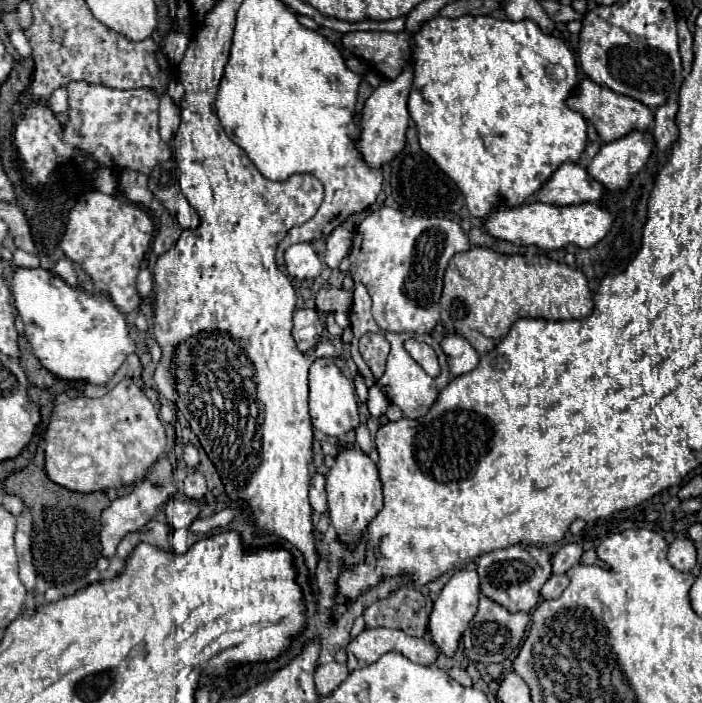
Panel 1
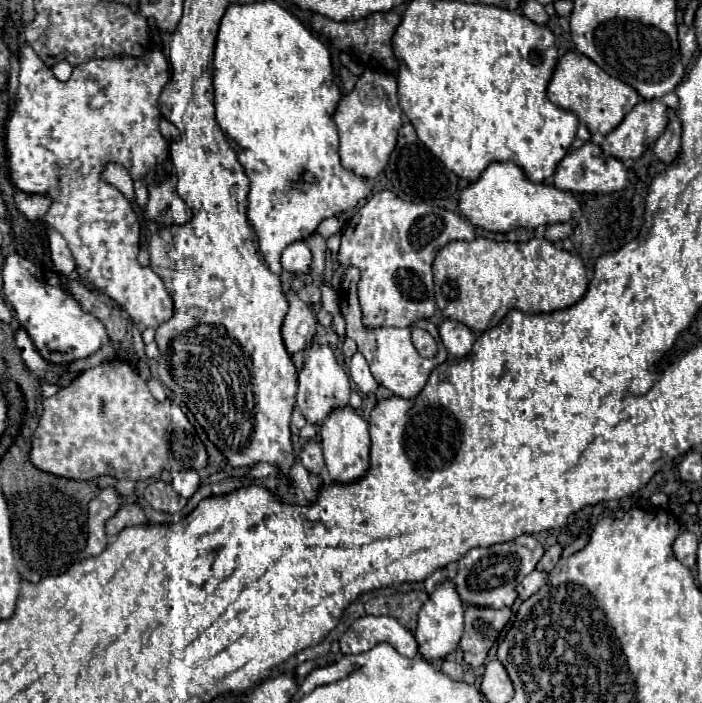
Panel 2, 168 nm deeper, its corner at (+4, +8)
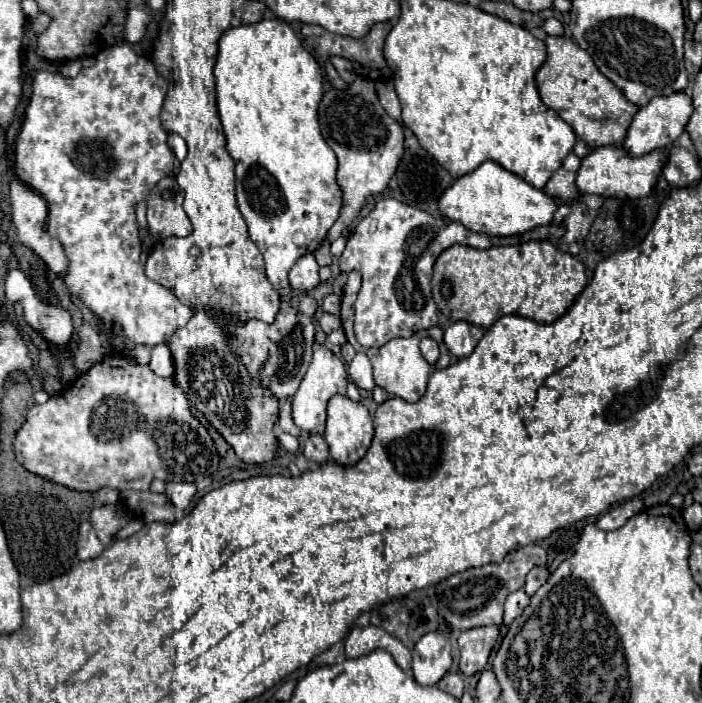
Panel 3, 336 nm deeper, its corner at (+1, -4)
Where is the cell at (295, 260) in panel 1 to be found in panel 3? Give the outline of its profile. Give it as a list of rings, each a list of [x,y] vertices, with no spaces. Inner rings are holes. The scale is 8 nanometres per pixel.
[[[313,254],[301,256],[289,272],[291,288],[301,290],[301,292],[311,292],[313,288],[319,286],[319,282],[321,282],[319,280],[319,266],[315,262],[315,256]]]

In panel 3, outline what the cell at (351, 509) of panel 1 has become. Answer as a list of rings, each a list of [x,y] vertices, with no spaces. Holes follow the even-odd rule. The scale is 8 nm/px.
[[[335,394],[327,404],[325,440],[335,462],[355,464],[361,460],[373,440],[369,410],[361,402]]]

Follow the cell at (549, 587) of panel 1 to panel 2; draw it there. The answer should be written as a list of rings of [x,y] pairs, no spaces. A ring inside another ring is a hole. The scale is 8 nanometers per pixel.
[[[534,570],[532,574],[528,574],[528,576],[516,586],[518,598],[520,598],[520,600],[530,598],[530,596],[536,594],[544,584],[548,584],[548,574],[546,574],[546,572],[540,572],[540,570]]]

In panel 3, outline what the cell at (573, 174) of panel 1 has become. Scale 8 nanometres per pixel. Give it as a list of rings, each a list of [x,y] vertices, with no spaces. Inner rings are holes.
[[[603,146],[593,150],[593,154],[581,160],[575,186],[581,194],[601,194],[613,198],[643,198],[655,186],[663,166],[667,164],[667,156],[669,154],[665,150],[655,150],[643,156],[631,156],[621,146]]]

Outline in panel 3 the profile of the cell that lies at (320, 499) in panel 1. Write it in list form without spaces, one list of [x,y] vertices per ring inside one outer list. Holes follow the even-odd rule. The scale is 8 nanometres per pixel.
[[[311,434],[305,444],[303,444],[303,450],[305,450],[305,456],[309,460],[315,460],[317,464],[323,464],[329,460],[329,448],[327,448],[327,442],[321,434]]]

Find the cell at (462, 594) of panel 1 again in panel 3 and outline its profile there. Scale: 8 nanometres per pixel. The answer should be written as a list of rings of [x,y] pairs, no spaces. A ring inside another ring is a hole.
[[[437,630],[425,634],[413,648],[413,676],[423,686],[437,684],[451,666],[449,632]]]

